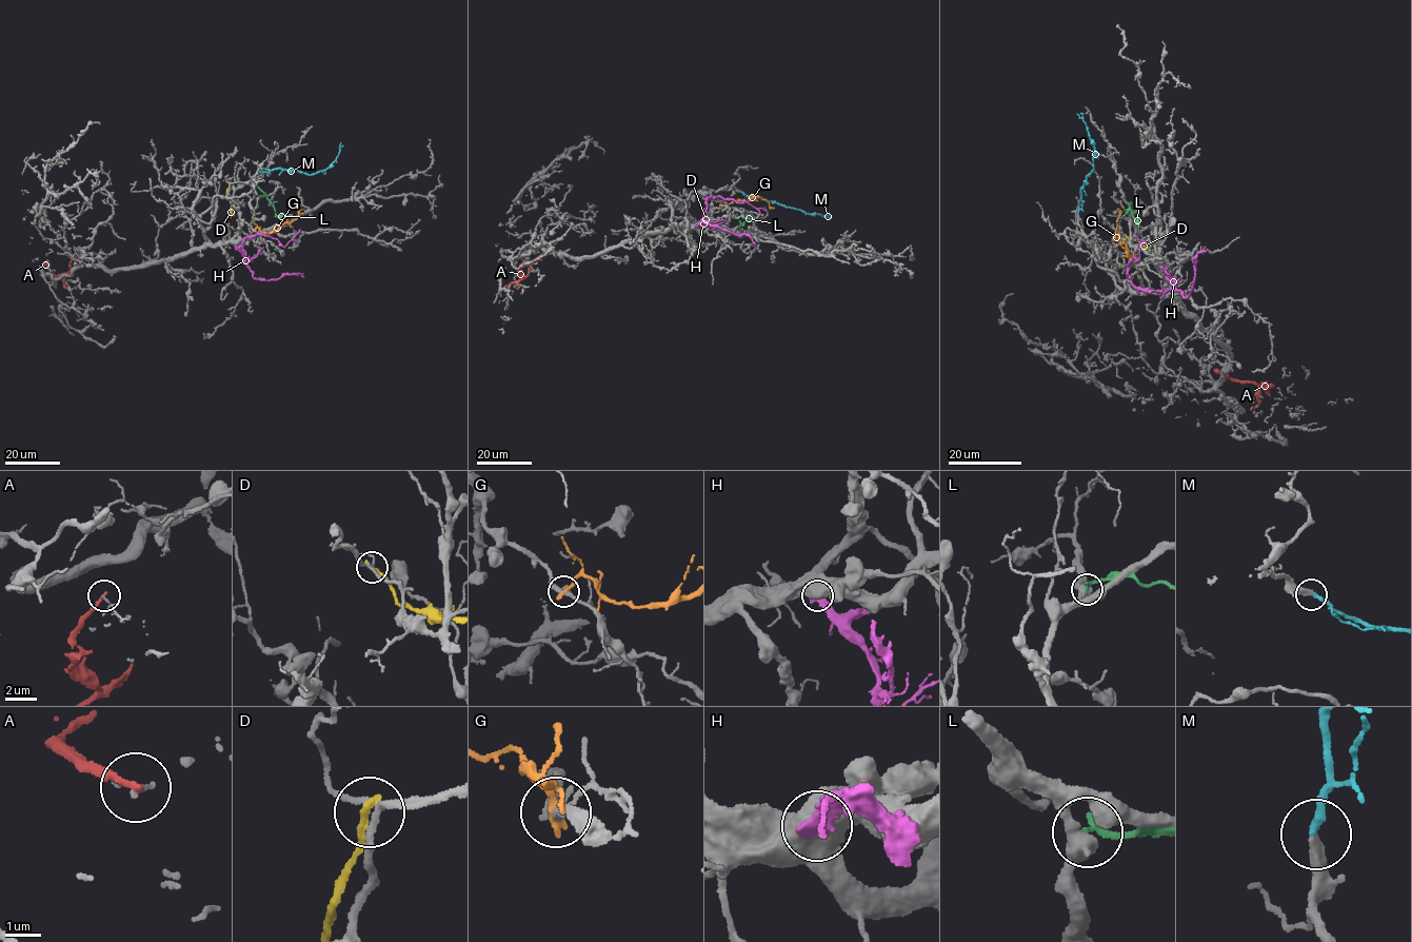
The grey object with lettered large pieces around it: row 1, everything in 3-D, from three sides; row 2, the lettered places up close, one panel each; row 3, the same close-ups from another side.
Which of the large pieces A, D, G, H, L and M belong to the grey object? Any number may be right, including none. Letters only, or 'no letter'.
M

